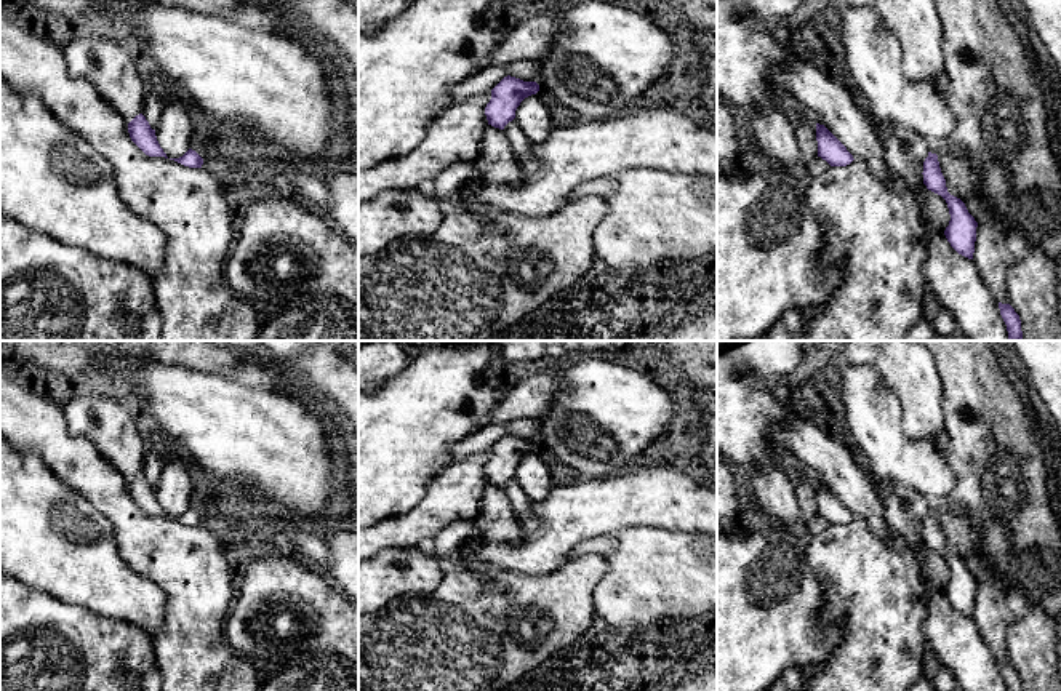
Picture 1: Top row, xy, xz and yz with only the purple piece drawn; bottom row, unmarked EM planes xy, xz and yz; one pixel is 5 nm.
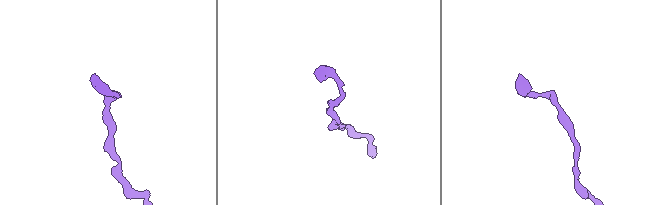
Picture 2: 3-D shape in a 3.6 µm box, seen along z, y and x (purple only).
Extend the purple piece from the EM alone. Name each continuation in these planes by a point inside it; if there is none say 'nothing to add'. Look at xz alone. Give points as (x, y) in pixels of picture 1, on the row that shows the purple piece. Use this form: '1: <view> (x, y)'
nothing to add

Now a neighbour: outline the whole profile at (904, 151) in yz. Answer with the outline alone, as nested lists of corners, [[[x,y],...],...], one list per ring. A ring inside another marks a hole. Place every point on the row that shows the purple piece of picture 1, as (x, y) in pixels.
[[[871,115],[869,120],[883,146],[887,163],[903,181],[917,189],[915,200],[920,210],[920,221],[928,234],[946,230],[951,221],[947,203],[923,184],[923,162],[928,157],[927,139],[903,126],[879,123]]]

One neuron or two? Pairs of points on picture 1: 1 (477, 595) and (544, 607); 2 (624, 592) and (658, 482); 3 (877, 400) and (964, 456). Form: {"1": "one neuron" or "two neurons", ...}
{"1": "one neuron", "2": "two neurons", "3": "two neurons"}

